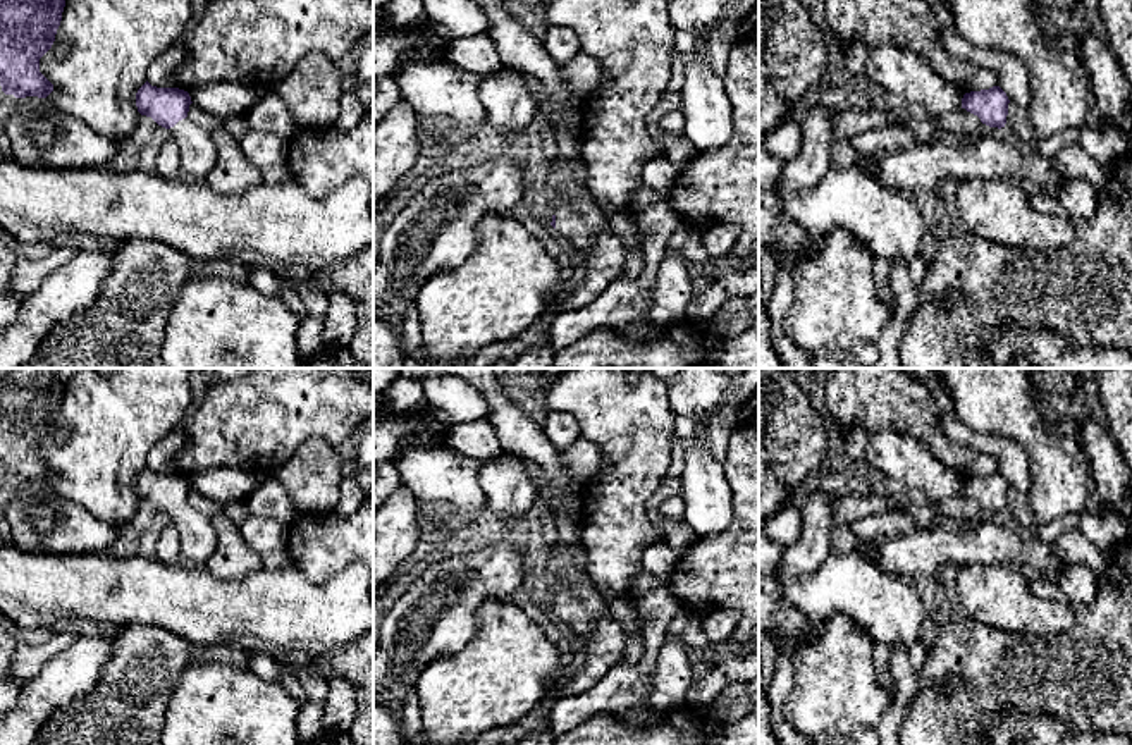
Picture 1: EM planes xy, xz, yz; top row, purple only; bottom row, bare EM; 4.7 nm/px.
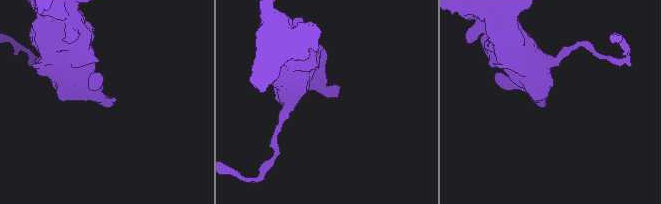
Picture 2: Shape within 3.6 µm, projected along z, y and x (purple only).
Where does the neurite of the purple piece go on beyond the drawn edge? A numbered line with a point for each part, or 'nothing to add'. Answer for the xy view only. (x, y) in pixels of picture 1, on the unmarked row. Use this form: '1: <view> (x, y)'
1: xy (196, 535)

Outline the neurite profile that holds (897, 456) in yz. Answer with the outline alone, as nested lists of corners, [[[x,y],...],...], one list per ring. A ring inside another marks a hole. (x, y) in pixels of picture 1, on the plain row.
[[[895,430],[869,437],[865,461],[871,471],[881,471],[919,489],[934,502],[962,494],[963,480],[955,471],[941,465],[917,440]]]

